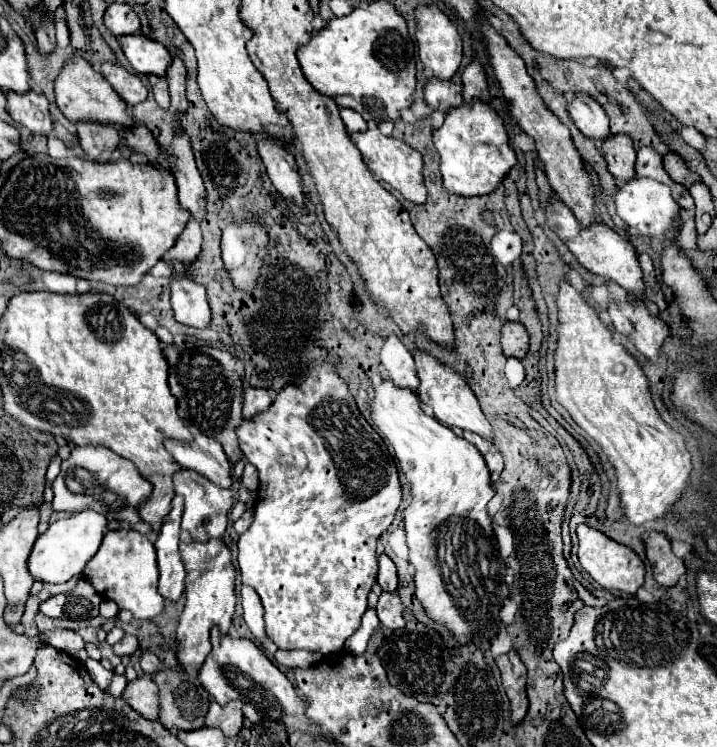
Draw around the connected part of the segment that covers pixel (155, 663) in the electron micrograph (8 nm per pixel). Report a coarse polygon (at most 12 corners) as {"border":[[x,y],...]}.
{"border":[[151,650],[141,656],[141,668],[145,674],[159,670],[159,658]]}

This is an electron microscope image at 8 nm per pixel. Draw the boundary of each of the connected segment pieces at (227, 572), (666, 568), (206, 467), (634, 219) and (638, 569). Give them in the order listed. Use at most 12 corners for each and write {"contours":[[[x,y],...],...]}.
{"contours":[[[223,540],[181,544],[177,660],[199,672],[209,632],[227,634],[235,568]],[[661,532],[643,534],[645,554],[661,586],[675,586],[685,564]],[[165,440],[183,468],[221,488],[233,486],[231,464],[217,440]],[[653,178],[617,182],[617,216],[643,236],[665,234],[681,210]],[[577,526],[579,562],[601,588],[637,592],[645,564],[629,546]]]}

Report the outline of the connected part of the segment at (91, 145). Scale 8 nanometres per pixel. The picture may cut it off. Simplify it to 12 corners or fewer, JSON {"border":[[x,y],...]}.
{"border":[[77,122],[79,144],[91,160],[119,148],[113,126]]}

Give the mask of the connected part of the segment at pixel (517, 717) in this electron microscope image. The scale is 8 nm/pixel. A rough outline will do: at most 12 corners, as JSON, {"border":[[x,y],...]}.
{"border":[[515,650],[499,656],[511,722],[525,718],[527,670]]}

